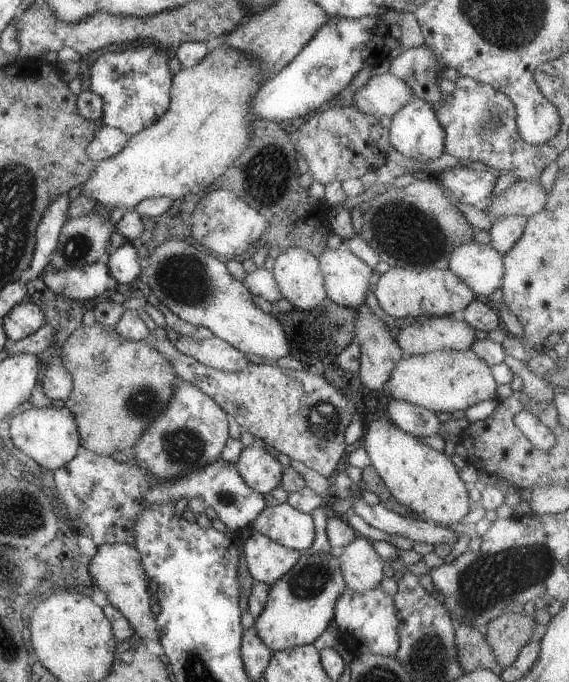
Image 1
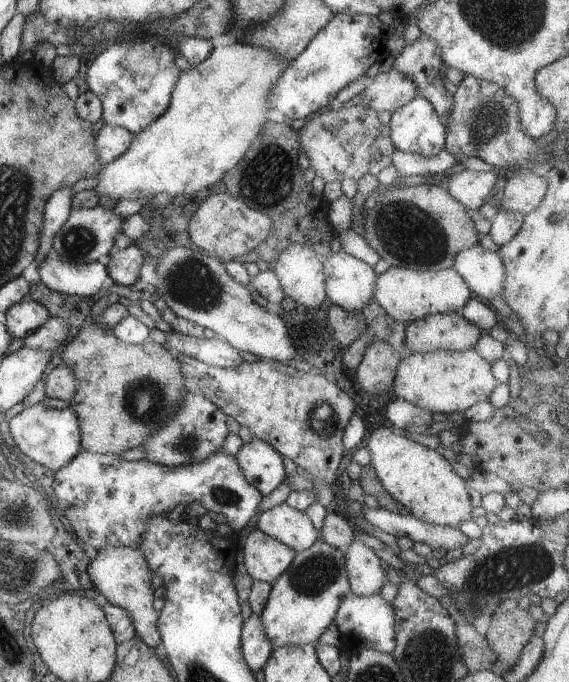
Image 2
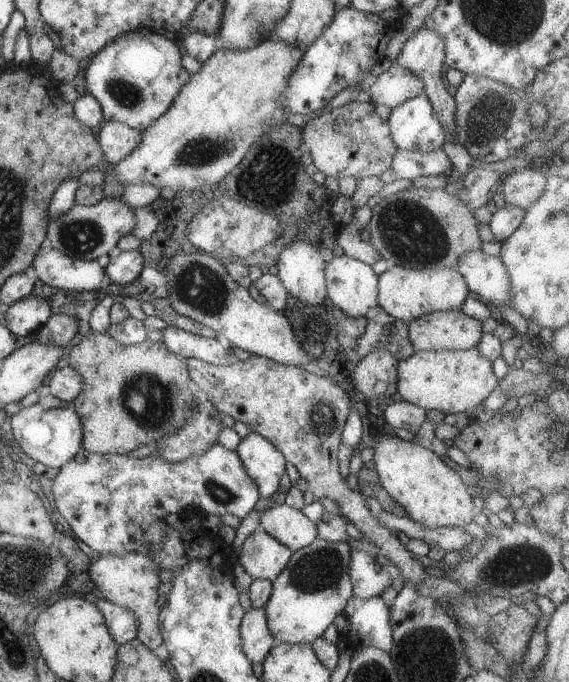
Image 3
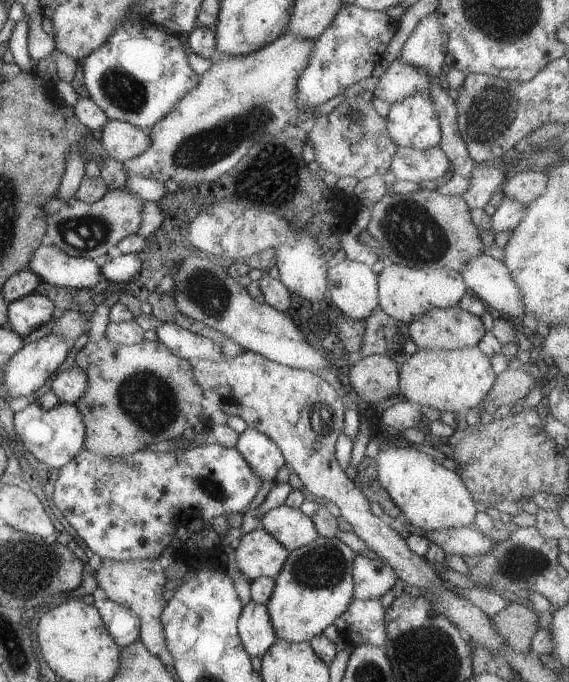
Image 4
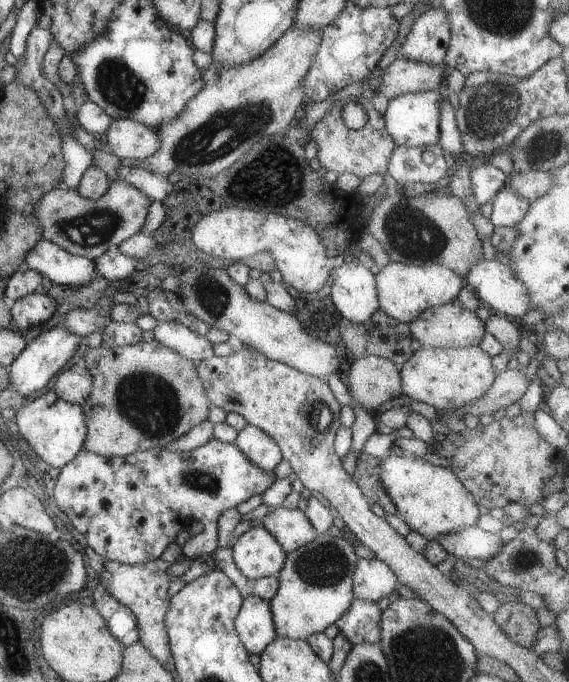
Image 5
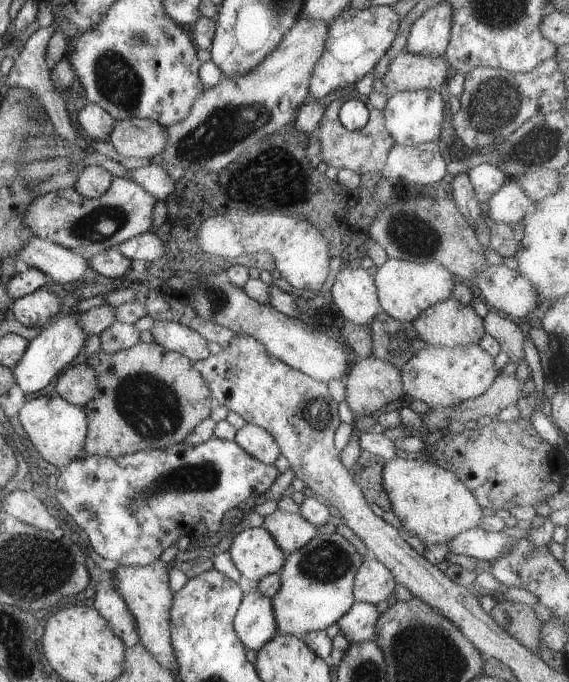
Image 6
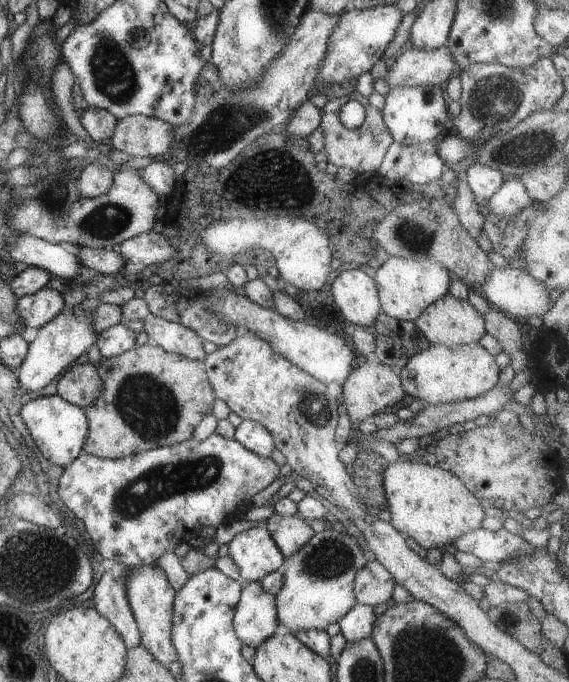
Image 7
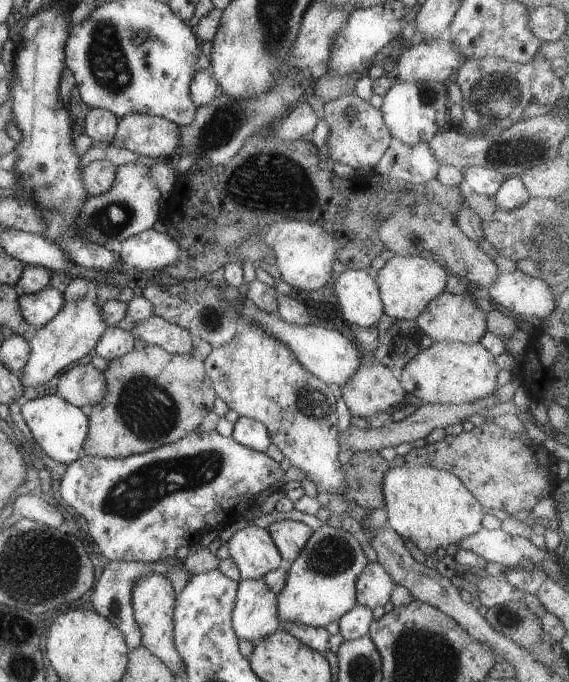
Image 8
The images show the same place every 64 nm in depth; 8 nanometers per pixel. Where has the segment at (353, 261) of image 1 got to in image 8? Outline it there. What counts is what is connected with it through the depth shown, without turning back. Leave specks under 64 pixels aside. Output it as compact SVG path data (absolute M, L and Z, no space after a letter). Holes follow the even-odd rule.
M349 268L333 280L335 294L338 297L342 316L349 324L359 327L376 327L380 317L385 314L380 298L378 283L366 271Z

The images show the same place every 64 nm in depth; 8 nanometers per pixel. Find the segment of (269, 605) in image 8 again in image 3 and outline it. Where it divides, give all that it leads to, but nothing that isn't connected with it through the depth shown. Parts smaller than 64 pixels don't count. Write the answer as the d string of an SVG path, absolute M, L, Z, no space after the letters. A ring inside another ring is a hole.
M250 607L242 617L239 633L244 654L250 662L262 662L276 644L270 632L265 607Z

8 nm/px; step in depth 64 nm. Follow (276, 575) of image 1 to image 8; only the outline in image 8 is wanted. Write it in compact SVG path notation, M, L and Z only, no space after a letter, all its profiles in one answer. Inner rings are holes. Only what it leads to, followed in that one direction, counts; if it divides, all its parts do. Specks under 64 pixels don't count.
M247 525L237 530L225 544L243 579L259 579L280 567L282 562L268 529L258 525Z

